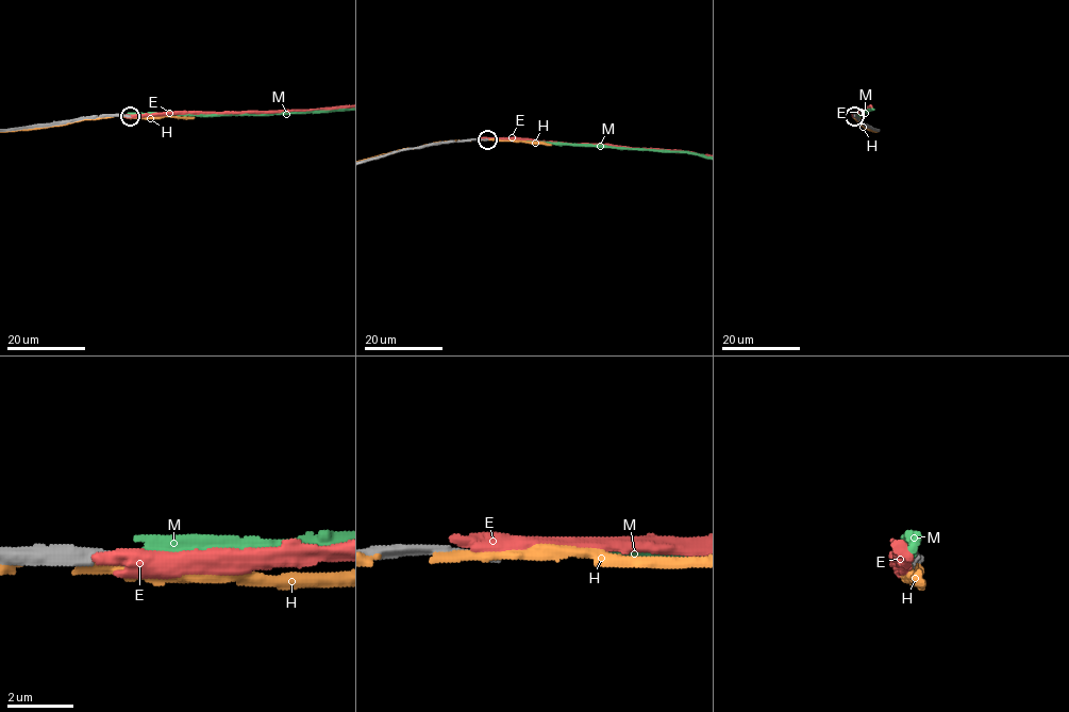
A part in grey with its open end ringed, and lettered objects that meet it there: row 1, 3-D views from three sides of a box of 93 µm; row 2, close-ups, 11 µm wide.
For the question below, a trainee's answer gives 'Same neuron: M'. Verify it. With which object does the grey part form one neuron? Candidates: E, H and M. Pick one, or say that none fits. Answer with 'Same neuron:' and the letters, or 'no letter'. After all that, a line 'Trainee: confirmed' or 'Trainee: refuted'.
Same neuron: no letter
Trainee: refuted

